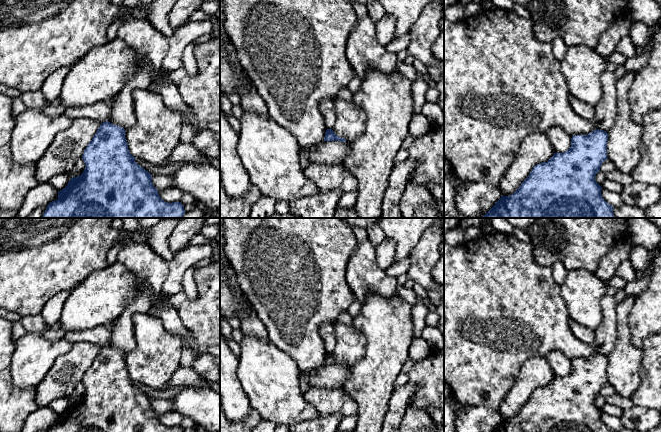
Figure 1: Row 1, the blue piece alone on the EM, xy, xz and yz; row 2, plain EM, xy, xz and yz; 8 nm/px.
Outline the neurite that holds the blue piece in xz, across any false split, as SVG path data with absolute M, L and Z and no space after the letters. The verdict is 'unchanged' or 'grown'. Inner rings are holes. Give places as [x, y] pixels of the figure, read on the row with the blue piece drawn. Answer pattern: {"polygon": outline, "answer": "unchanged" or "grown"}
{"polygon": "M327 129L325 132L325 137L323 141L341 141L341 142L346 142L344 138L338 137L332 129Z", "answer": "unchanged"}

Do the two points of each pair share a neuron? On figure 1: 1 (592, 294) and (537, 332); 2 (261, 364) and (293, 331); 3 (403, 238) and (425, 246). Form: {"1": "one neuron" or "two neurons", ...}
{"1": "two neurons", "2": "two neurons", "3": "two neurons"}

